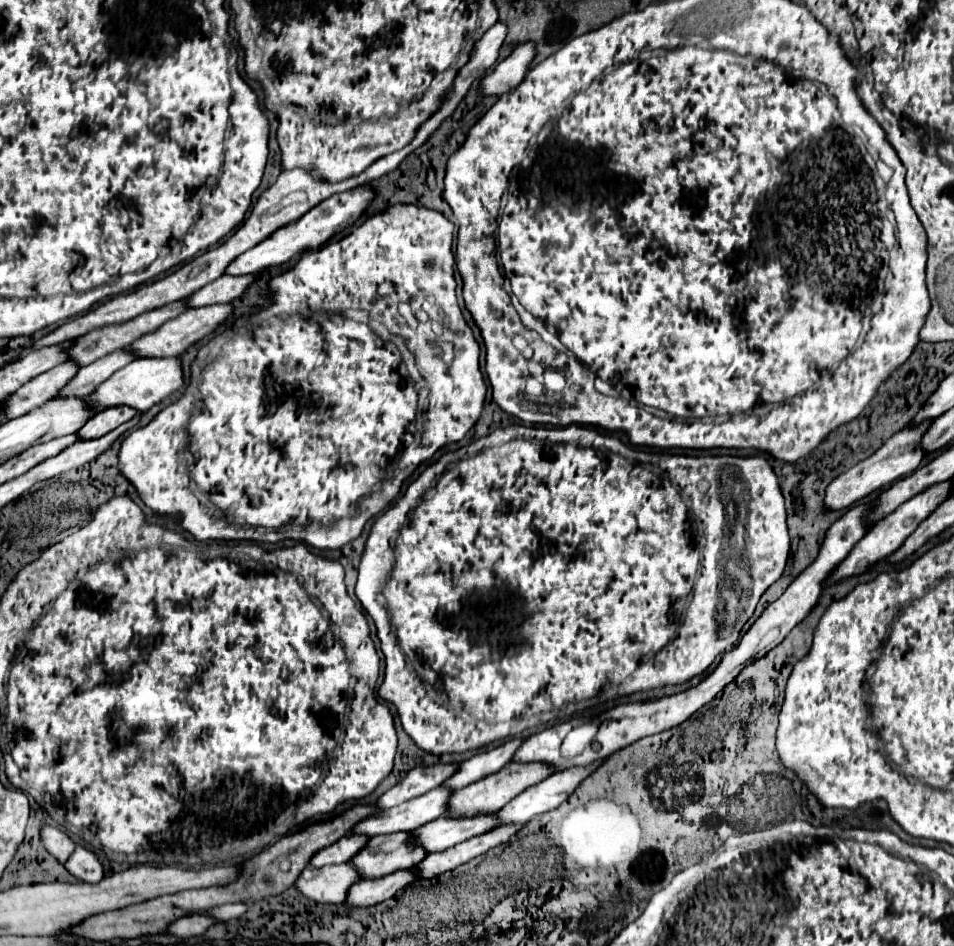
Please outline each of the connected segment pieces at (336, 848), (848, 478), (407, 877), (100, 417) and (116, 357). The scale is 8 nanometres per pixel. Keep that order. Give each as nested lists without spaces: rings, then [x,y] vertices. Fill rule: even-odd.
[[[362,834],[344,836],[338,842],[334,842],[332,846],[318,850],[318,854],[310,860],[310,864],[314,868],[322,868],[322,866],[328,866],[328,864],[348,862],[348,860],[352,860],[366,846],[368,840],[370,840],[370,836],[362,836]]]
[[[930,420],[926,424],[920,424],[918,428],[904,428],[902,432],[894,434],[882,448],[878,448],[872,456],[868,456],[866,460],[858,462],[856,466],[852,466],[850,470],[842,472],[840,476],[836,476],[828,486],[826,486],[826,494],[824,494],[824,508],[826,510],[846,510],[852,504],[856,504],[858,500],[876,494],[880,490],[886,488],[886,484],[894,484],[896,480],[900,480],[902,476],[912,474],[914,470],[918,470],[920,462],[922,462],[922,450],[918,448],[918,440],[922,436],[922,432],[926,432]]]
[[[416,868],[398,870],[380,878],[364,878],[354,888],[350,888],[350,896],[346,898],[346,906],[374,906],[392,898],[400,888],[418,880]]]
[[[116,406],[116,408],[108,408],[96,416],[92,416],[78,432],[76,436],[80,440],[94,440],[94,438],[100,438],[108,432],[112,432],[114,428],[118,428],[120,424],[132,420],[138,412],[128,408],[128,406]]]
[[[126,350],[112,352],[110,356],[104,356],[96,360],[94,364],[80,368],[78,374],[58,392],[58,398],[86,398],[90,396],[104,380],[108,380],[116,370],[130,364],[134,358],[128,356]]]

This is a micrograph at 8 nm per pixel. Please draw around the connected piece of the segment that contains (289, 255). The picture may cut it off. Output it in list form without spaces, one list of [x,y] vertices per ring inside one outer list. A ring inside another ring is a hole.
[[[358,186],[354,190],[348,192],[340,192],[330,196],[328,200],[322,200],[322,204],[316,204],[314,208],[310,208],[304,216],[300,216],[298,220],[294,220],[292,224],[286,224],[282,228],[278,228],[276,232],[272,232],[268,238],[264,238],[260,244],[256,244],[254,248],[246,250],[242,256],[238,256],[238,260],[232,260],[230,266],[226,268],[224,274],[230,276],[244,276],[244,274],[256,274],[260,270],[266,270],[270,266],[278,266],[278,264],[286,264],[290,262],[294,256],[298,256],[302,250],[308,248],[318,248],[322,246],[330,236],[334,236],[336,232],[344,230],[346,226],[354,224],[356,218],[366,210],[366,206],[372,202],[374,192],[368,186]]]

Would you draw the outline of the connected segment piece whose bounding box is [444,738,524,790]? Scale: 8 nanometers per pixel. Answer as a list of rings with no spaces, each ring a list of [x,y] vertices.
[[[514,738],[514,740],[508,740],[508,742],[504,742],[492,750],[474,754],[466,762],[462,762],[460,770],[448,782],[444,782],[444,786],[458,790],[458,788],[472,784],[474,780],[480,780],[482,776],[498,772],[502,766],[506,766],[512,760],[512,756],[516,754],[516,750],[522,742],[524,742],[522,738]]]

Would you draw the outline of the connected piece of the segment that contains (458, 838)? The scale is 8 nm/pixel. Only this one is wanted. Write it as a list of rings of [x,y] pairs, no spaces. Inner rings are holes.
[[[476,814],[476,816],[460,816],[460,818],[438,818],[422,828],[414,830],[412,836],[418,844],[426,848],[426,852],[444,852],[454,844],[460,844],[472,836],[490,832],[498,824],[494,814]]]

